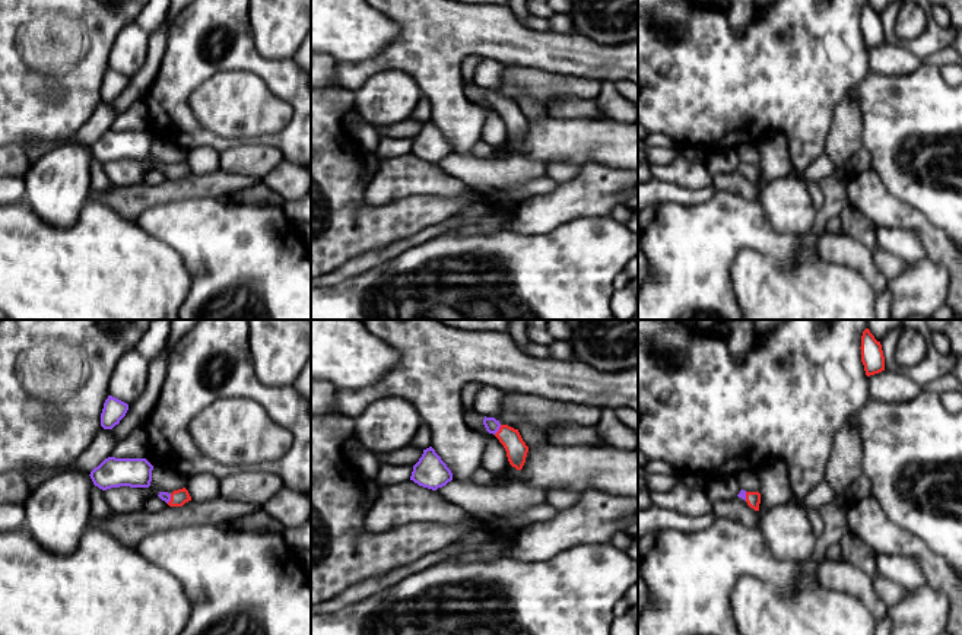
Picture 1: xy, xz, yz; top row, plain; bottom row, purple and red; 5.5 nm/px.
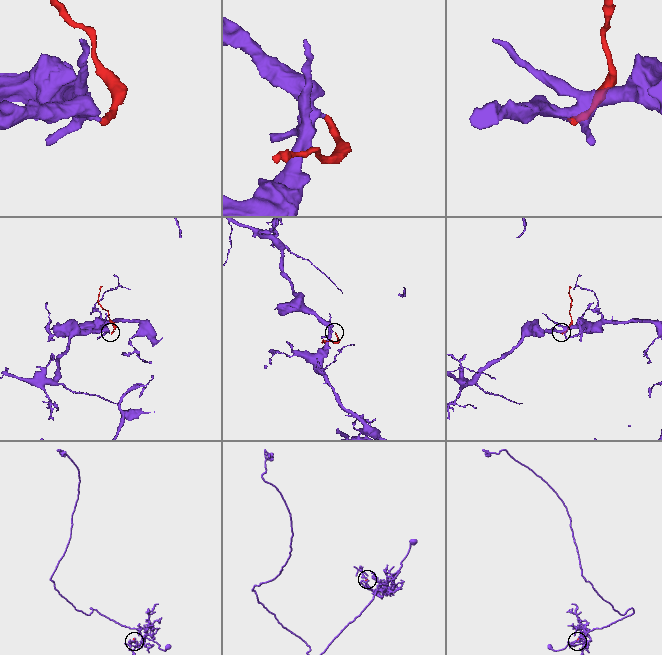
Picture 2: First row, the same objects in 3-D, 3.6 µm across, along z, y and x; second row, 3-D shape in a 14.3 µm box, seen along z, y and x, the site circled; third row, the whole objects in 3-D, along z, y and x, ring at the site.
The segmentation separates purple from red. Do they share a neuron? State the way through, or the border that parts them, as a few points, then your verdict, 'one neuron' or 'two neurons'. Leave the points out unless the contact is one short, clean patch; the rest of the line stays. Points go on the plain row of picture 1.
across xz (491, 97), (498, 102), (516, 121) | one neuron

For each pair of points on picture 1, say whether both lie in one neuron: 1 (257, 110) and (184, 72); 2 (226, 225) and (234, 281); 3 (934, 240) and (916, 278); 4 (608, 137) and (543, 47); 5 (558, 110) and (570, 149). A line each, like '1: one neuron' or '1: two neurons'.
1: two neurons
2: one neuron
3: two neurons
4: two neurons
5: two neurons

